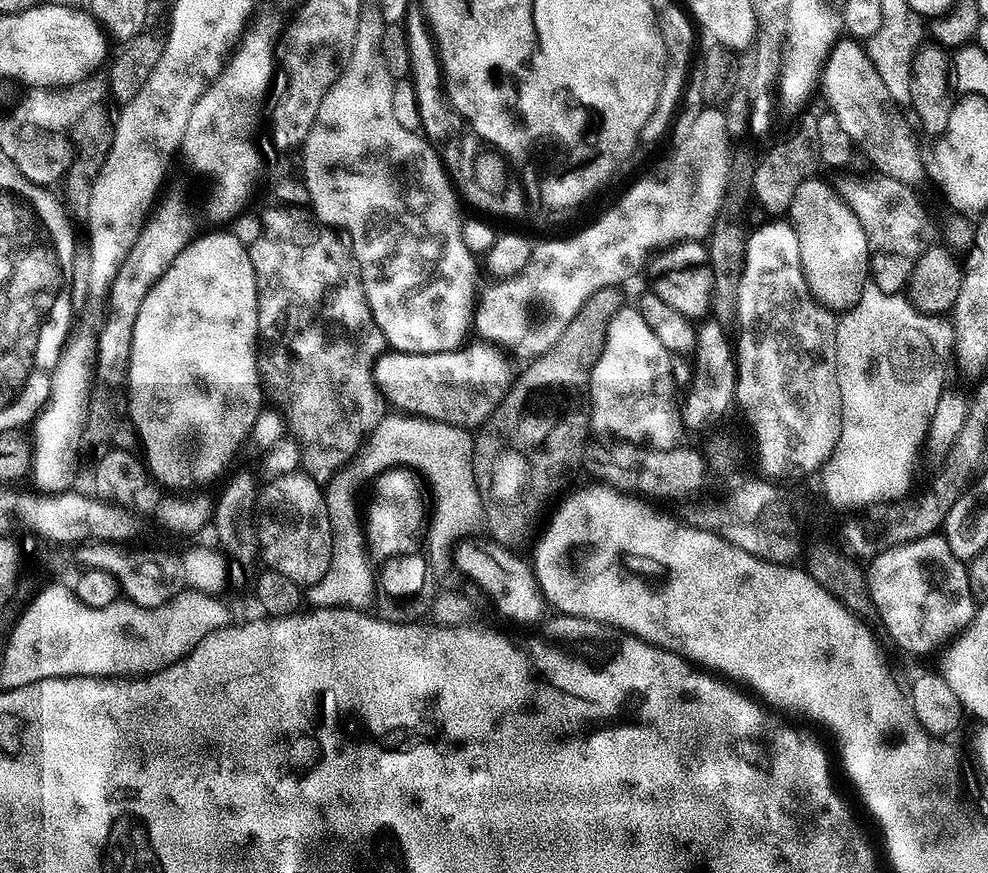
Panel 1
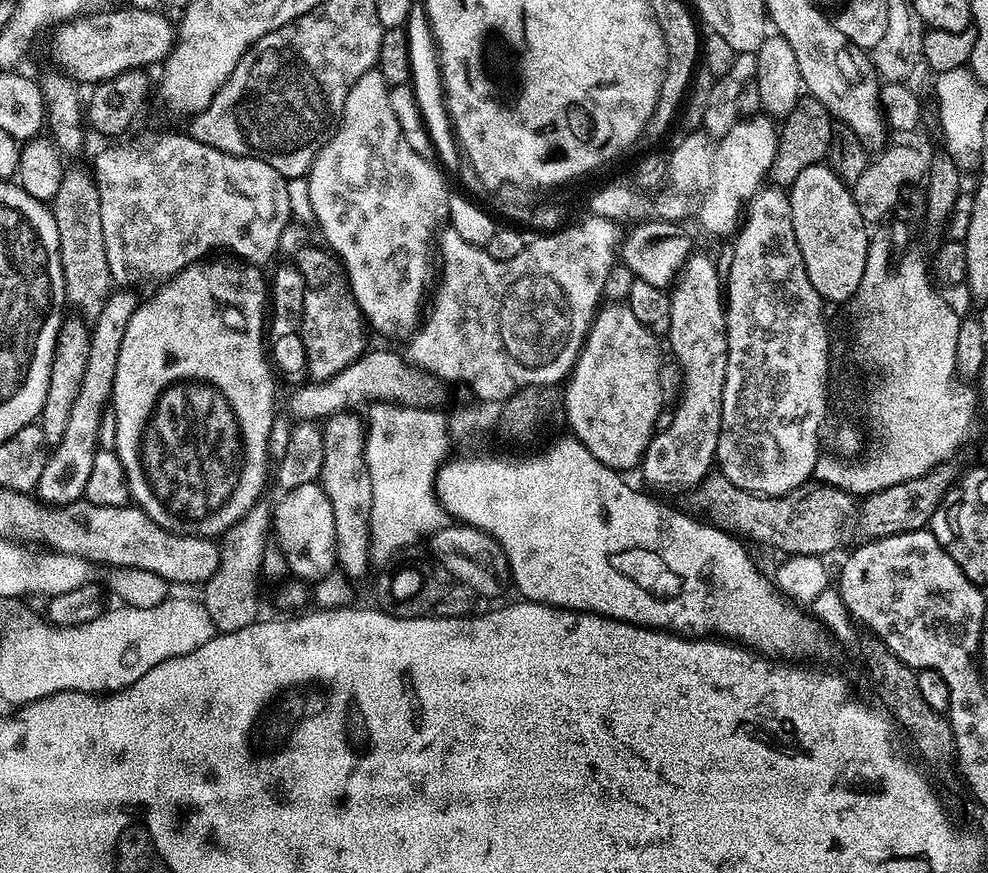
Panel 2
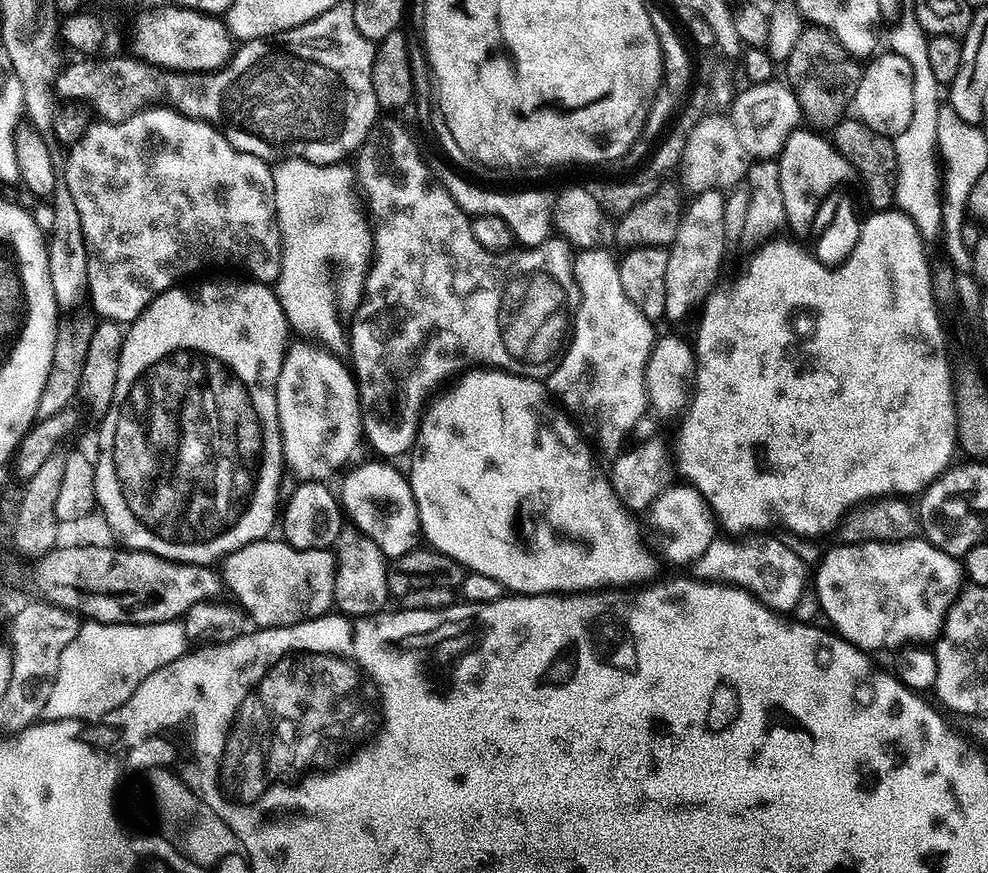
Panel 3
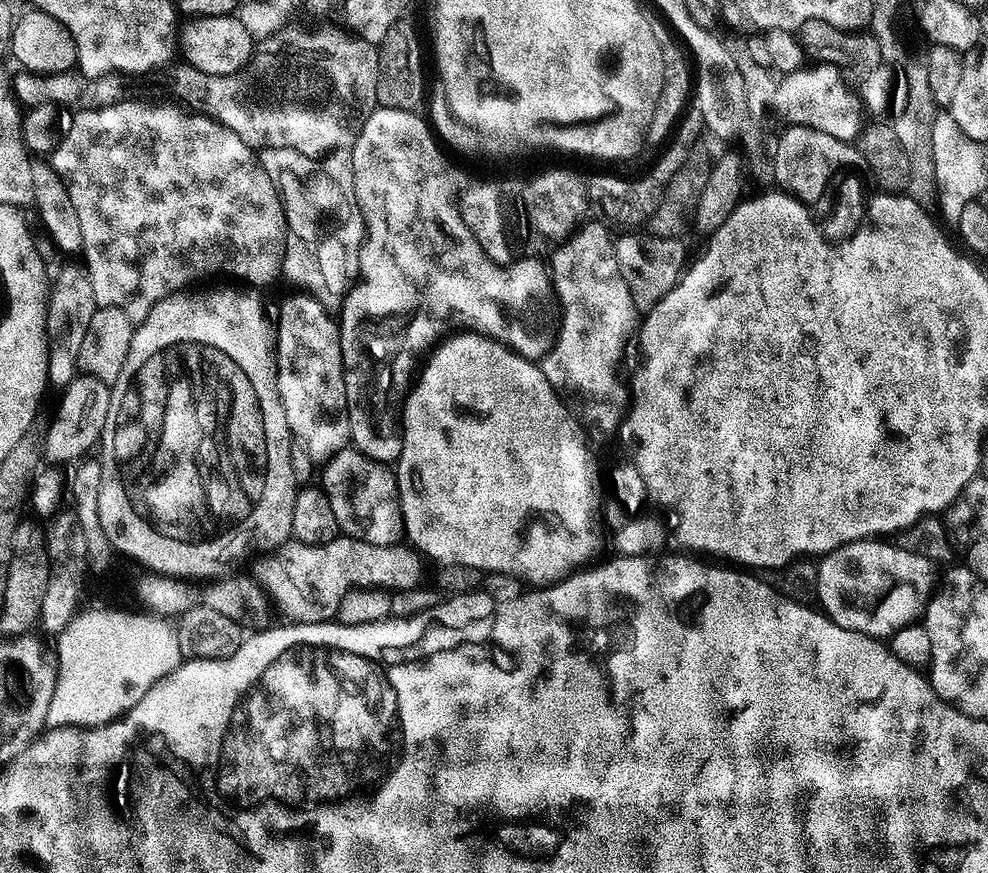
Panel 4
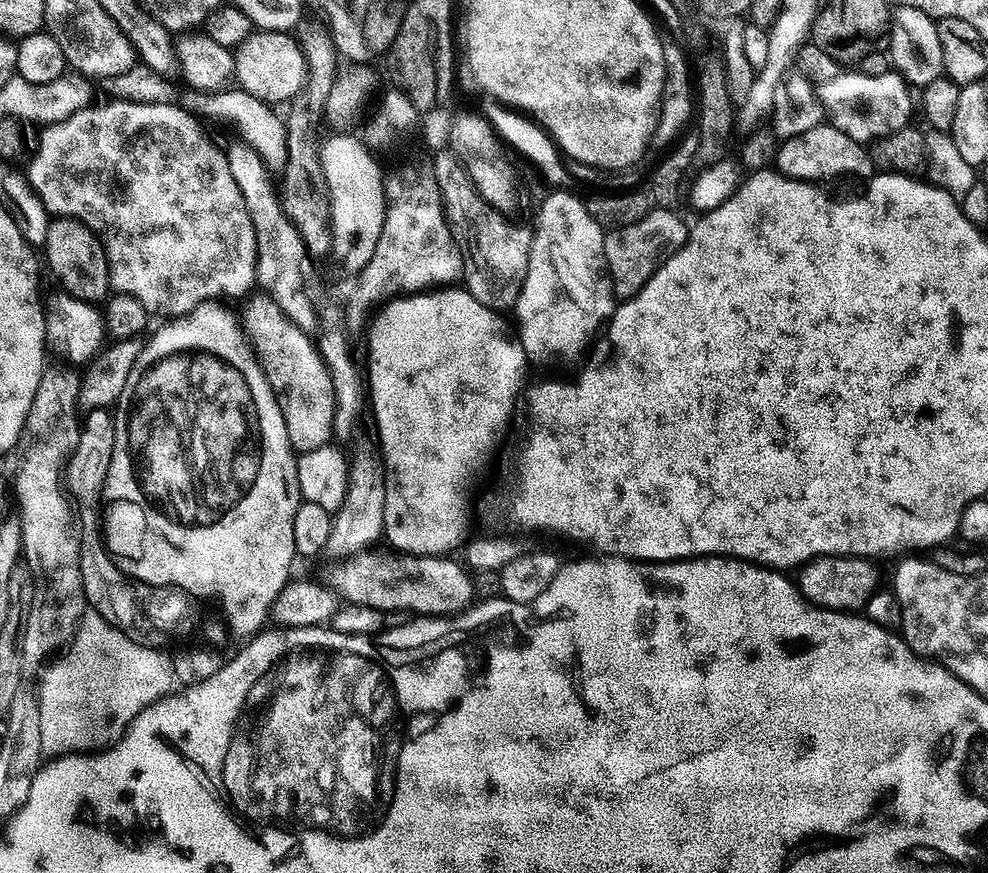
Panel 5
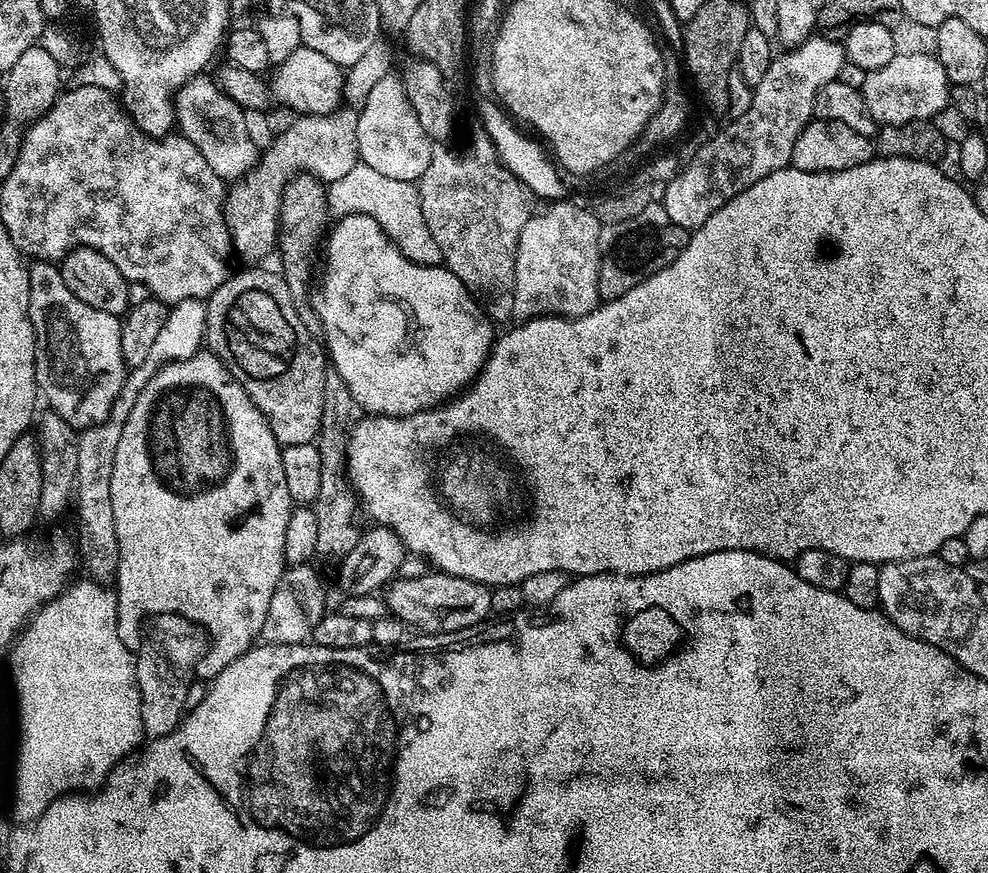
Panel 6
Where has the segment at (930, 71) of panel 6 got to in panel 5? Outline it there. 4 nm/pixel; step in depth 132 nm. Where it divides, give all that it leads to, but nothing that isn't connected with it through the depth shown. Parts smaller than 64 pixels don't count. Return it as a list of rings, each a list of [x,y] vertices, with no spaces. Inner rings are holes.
[[[840,70],[836,77],[819,85],[820,104],[830,123],[862,145],[909,127],[914,96],[908,93],[910,85],[900,73],[888,70],[867,76],[854,71],[858,70]]]

